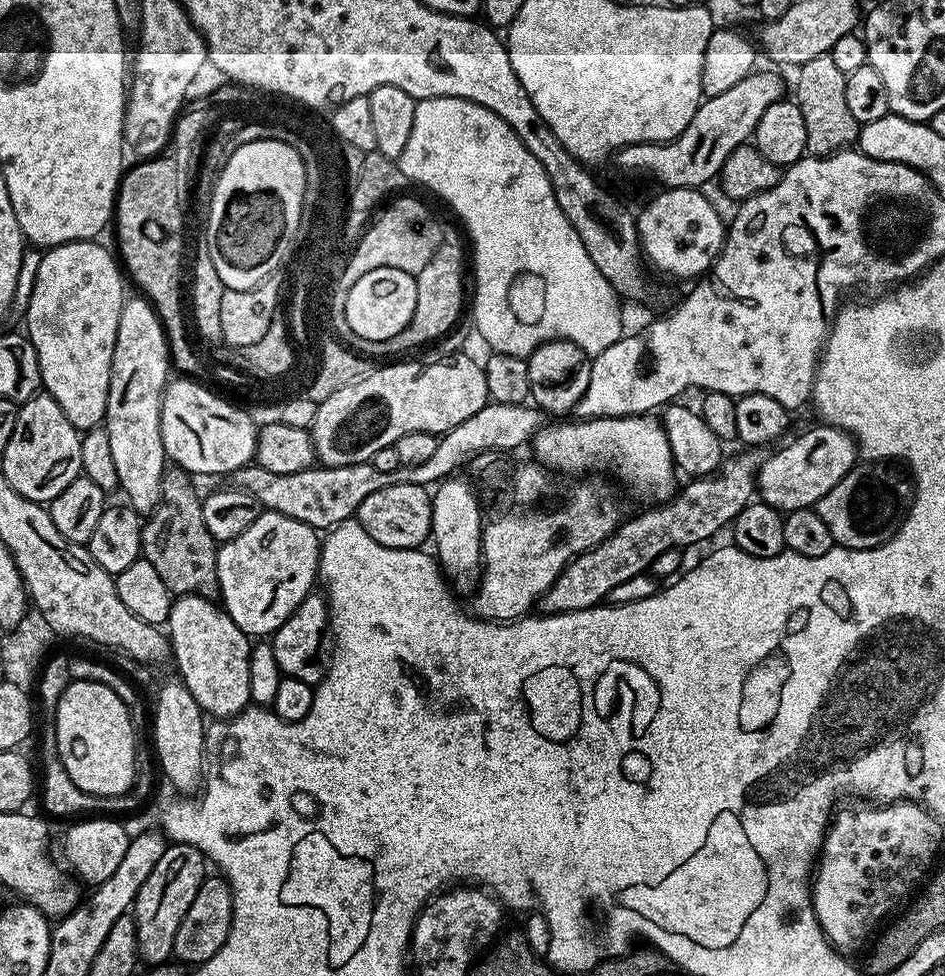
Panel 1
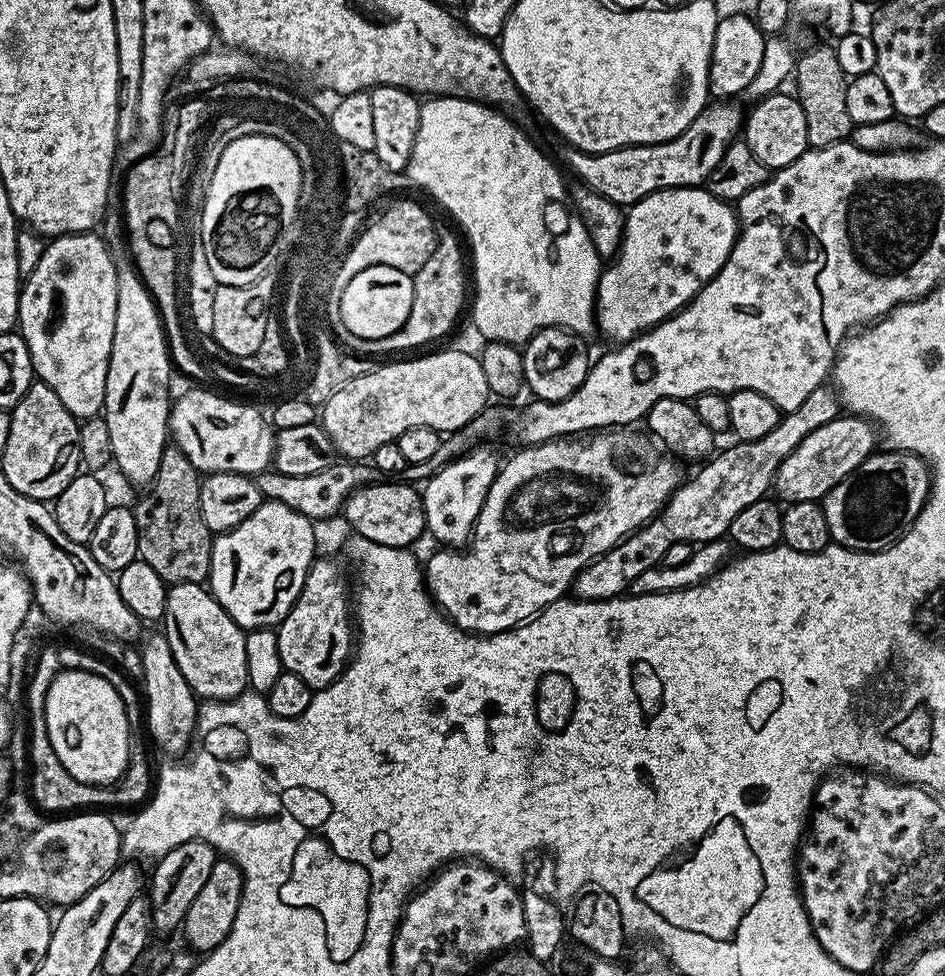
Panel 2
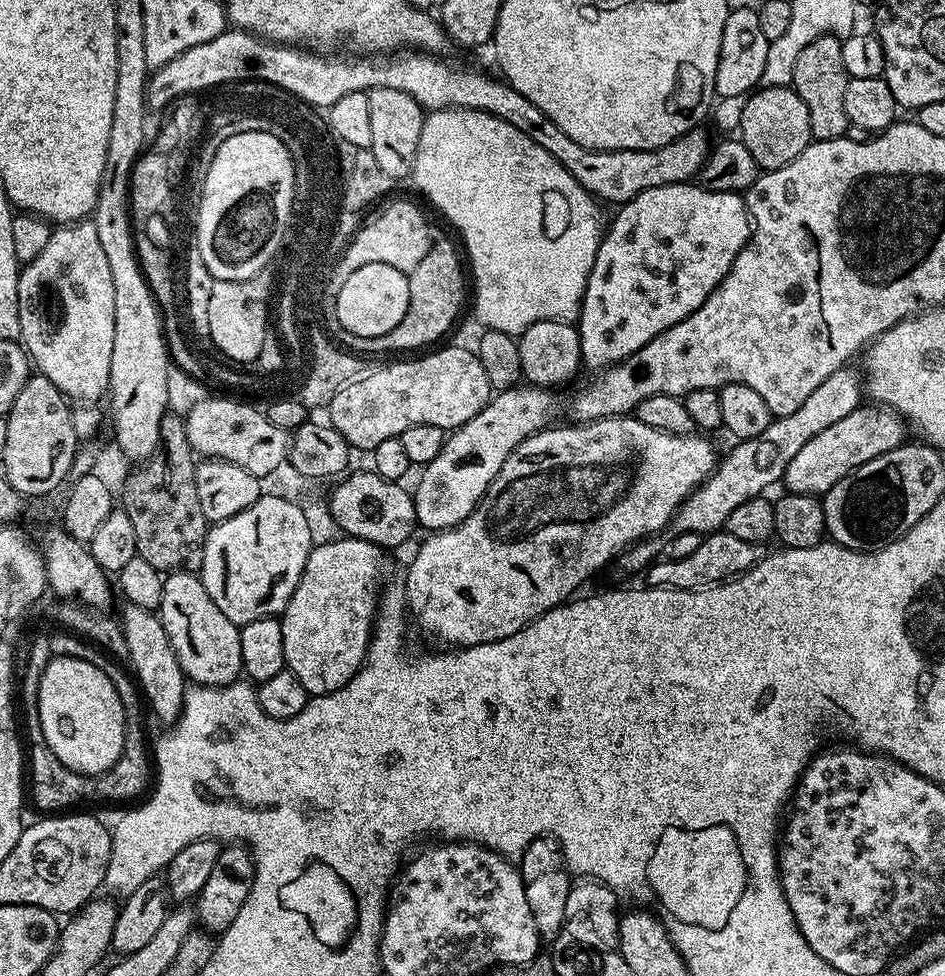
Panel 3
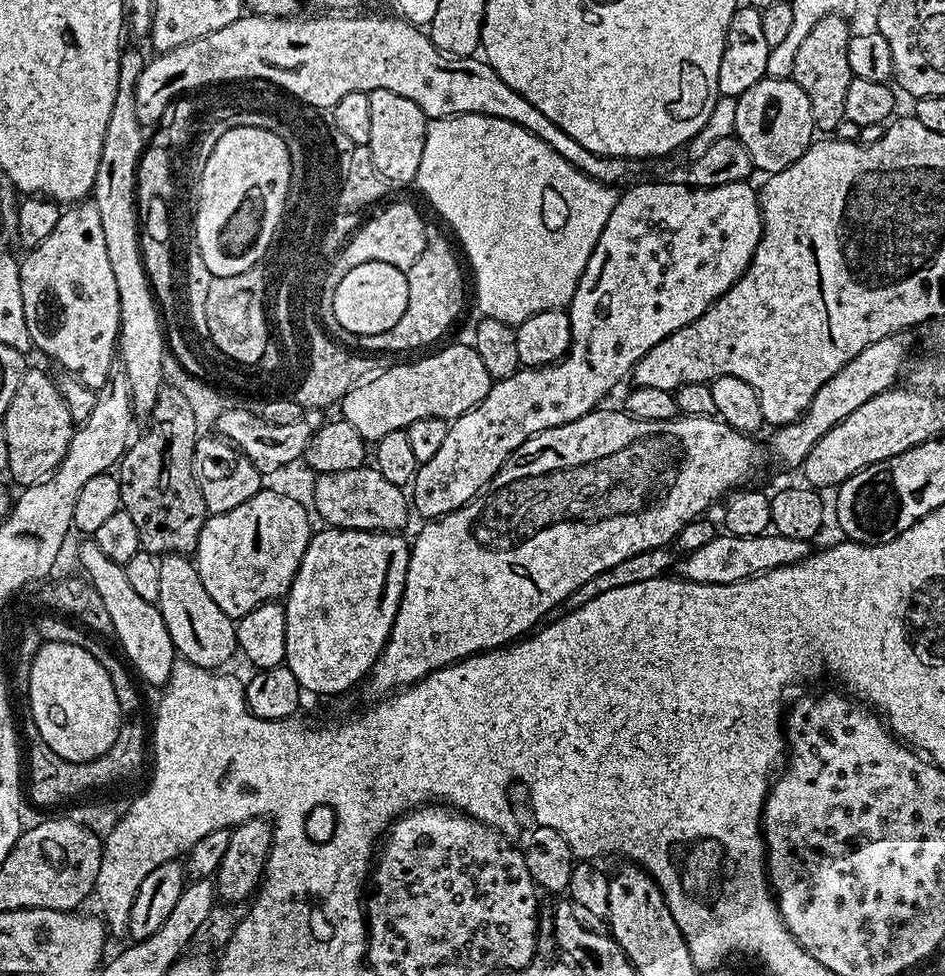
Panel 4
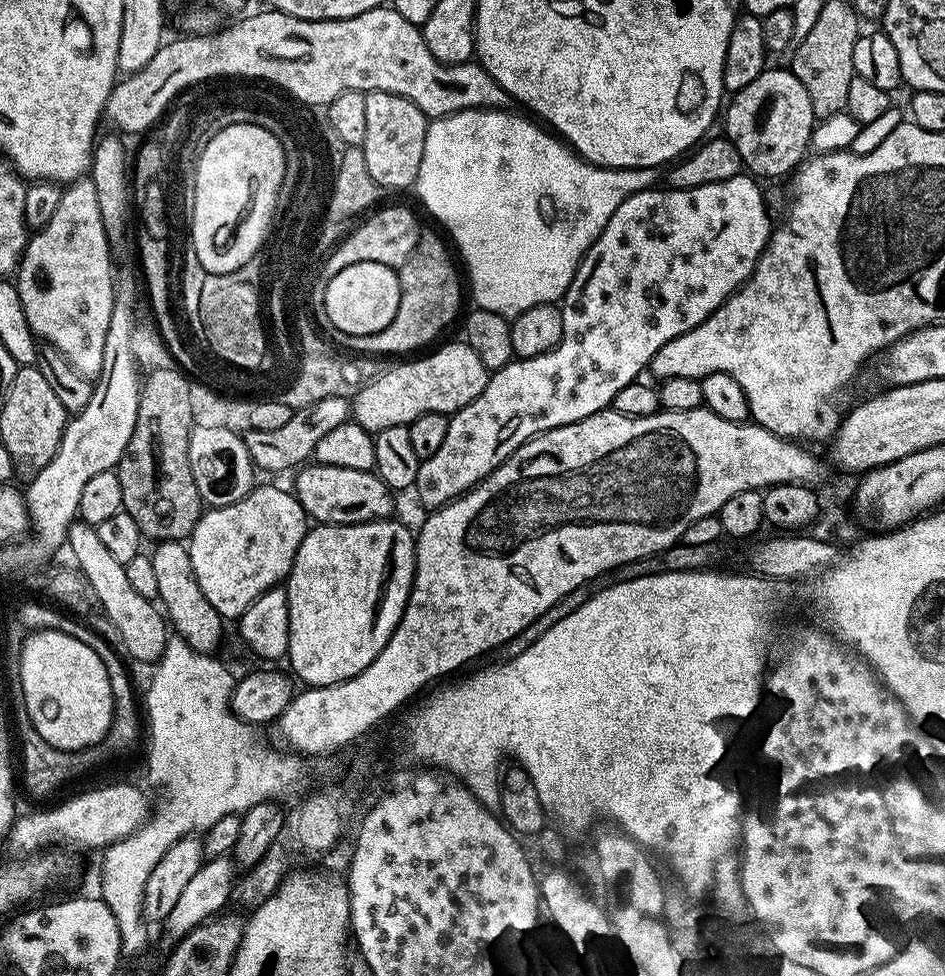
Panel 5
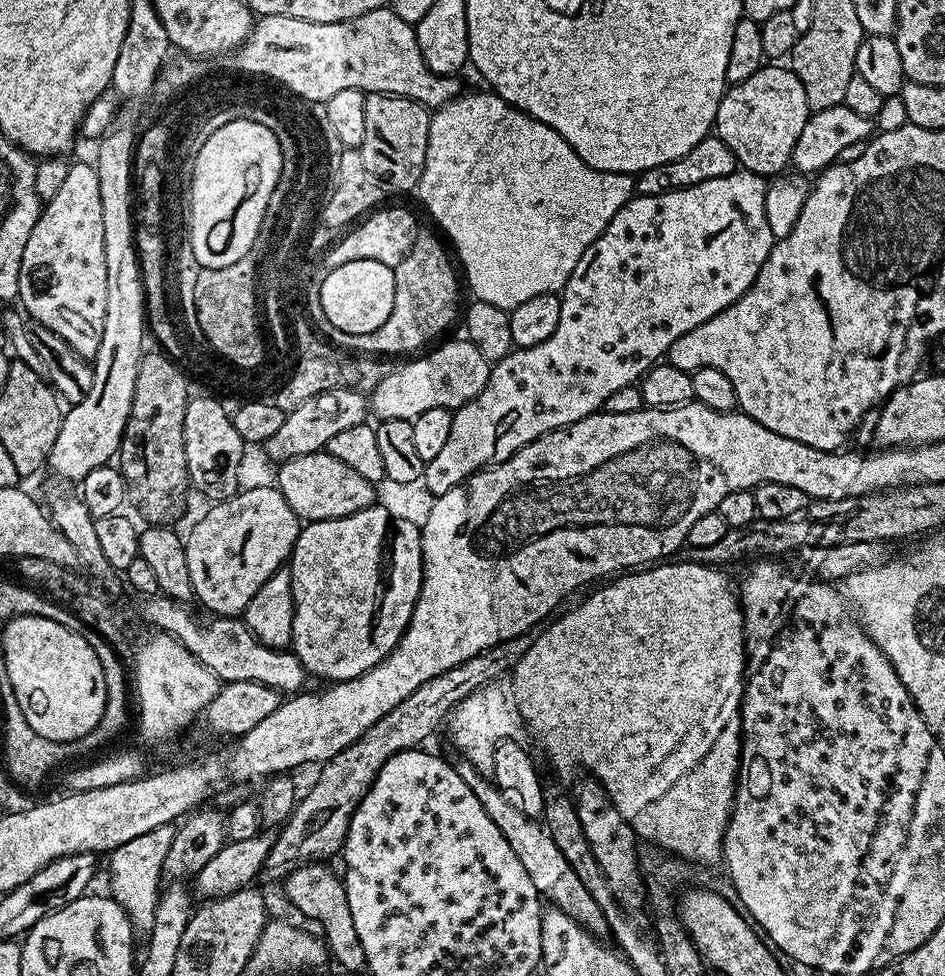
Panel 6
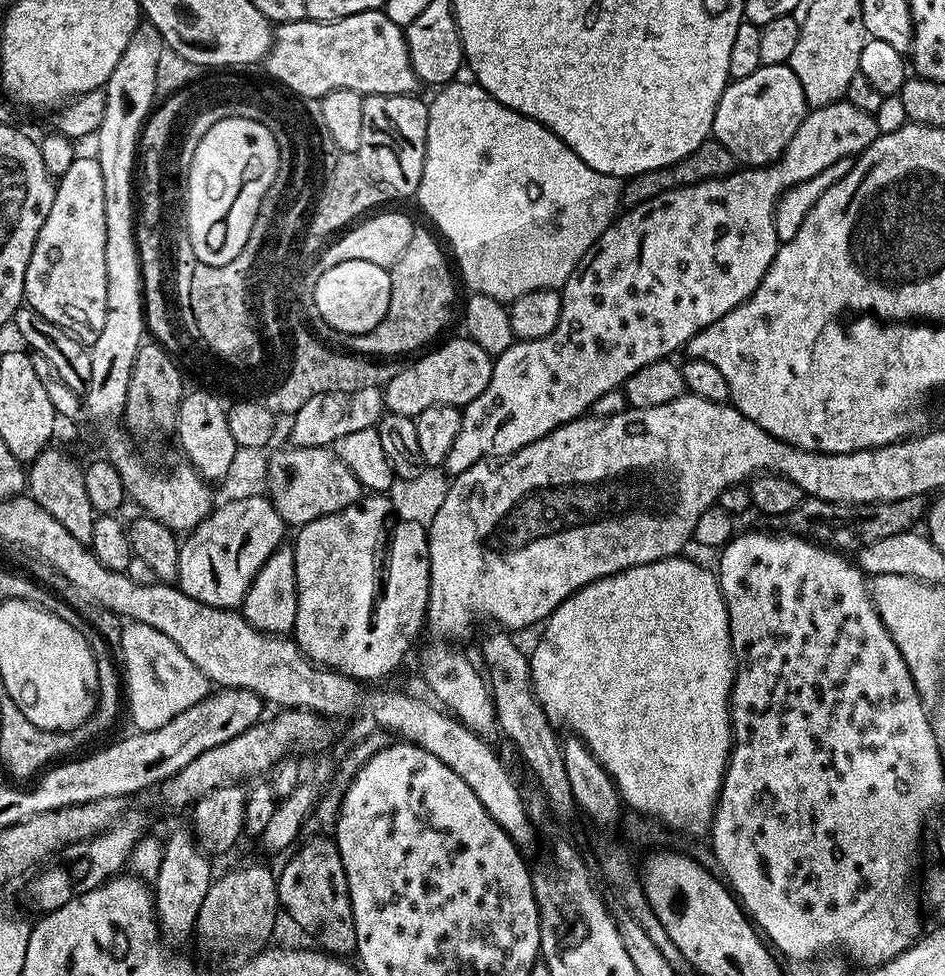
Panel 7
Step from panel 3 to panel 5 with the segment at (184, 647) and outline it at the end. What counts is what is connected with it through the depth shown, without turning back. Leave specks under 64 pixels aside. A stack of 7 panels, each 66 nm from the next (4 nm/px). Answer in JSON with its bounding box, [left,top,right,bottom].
[150,540,226,653]

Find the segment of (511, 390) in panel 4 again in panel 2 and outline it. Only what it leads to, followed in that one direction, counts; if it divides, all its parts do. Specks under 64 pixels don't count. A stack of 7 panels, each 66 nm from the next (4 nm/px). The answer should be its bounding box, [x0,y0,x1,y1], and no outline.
[422,186,738,546]

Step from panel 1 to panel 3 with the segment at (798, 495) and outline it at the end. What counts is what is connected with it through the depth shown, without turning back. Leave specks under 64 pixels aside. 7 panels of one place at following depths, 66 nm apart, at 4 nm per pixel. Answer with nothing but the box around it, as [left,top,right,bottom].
[782,406,906,497]

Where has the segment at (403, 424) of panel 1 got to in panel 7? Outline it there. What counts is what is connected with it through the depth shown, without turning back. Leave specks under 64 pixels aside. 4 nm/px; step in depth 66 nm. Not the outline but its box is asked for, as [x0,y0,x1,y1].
[383,338,494,418]

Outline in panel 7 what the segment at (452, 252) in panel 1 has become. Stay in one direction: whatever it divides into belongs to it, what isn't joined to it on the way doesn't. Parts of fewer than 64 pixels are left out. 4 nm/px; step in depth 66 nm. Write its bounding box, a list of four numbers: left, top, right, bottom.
[345,230,456,358]

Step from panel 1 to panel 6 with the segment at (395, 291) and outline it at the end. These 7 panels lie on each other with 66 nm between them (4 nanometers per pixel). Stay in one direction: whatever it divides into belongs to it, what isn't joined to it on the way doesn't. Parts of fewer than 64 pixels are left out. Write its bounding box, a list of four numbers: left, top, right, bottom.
[321,260,394,336]

